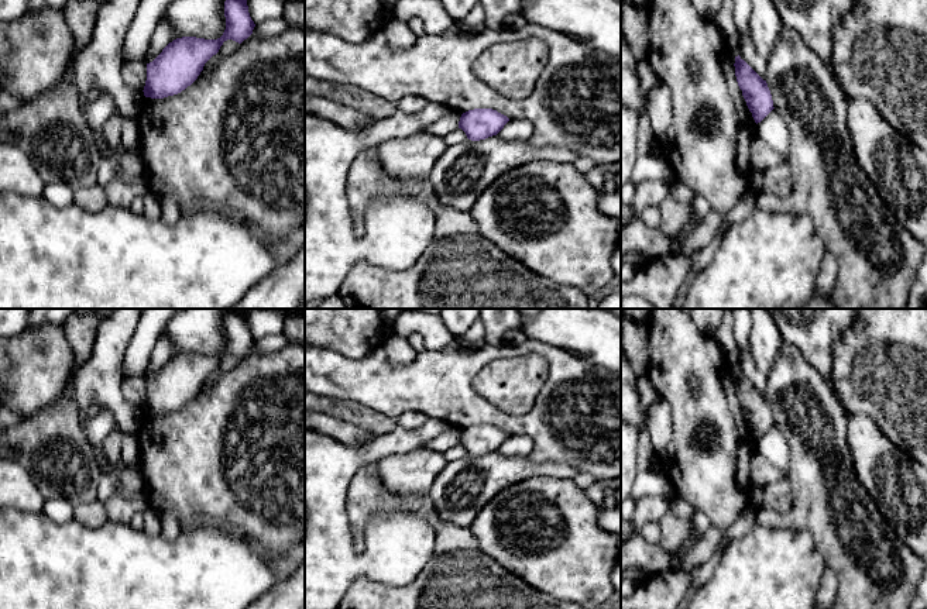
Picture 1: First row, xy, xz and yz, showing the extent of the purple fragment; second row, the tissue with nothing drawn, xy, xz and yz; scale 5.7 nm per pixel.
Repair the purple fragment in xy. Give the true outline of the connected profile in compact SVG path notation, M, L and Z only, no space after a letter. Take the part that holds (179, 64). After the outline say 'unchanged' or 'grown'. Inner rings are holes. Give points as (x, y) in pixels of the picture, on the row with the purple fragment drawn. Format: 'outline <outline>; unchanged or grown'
outline M226 0L224 17L226 30L220 38L176 38L147 63L144 96L164 99L181 93L198 79L205 63L219 52L224 41L241 44L253 34L255 24L250 17L247 0Z; unchanged

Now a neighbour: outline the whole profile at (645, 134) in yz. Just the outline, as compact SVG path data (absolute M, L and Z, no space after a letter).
M643 109L638 113L638 155L645 156L650 154L650 141L653 138L653 131L649 123L649 109Z

